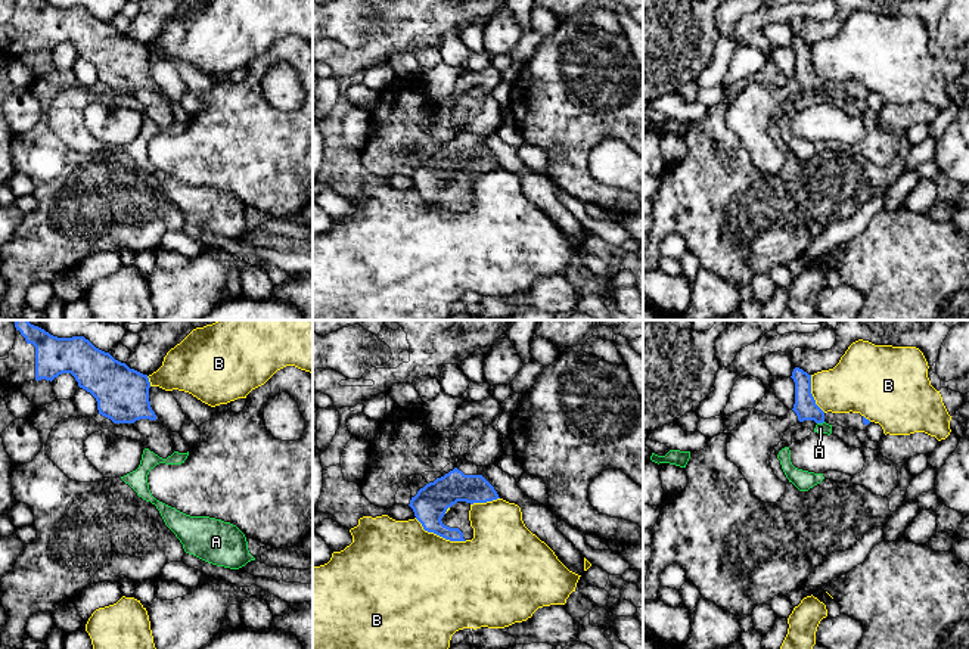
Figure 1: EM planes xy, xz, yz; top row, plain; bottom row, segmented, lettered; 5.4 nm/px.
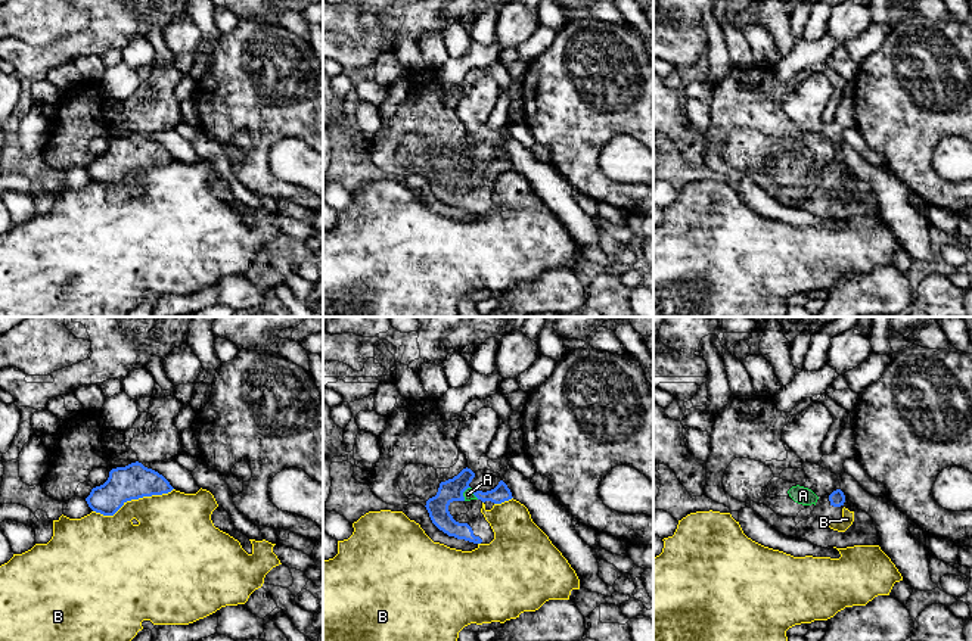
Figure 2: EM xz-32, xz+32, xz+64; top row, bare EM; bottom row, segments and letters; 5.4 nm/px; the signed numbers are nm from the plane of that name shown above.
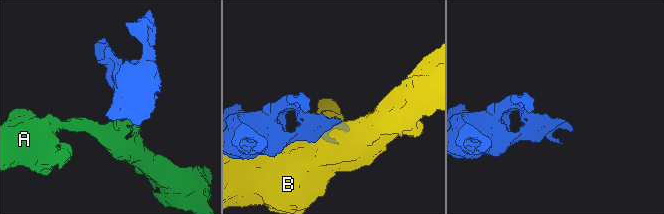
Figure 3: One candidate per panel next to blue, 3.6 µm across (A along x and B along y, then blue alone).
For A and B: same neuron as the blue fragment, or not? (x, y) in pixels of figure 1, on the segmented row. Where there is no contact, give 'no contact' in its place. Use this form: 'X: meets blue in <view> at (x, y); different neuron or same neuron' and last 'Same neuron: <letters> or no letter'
A: meets blue in yz at (820, 422); different neuron
B: meets blue in xz at (440, 536); different neuron
Same neuron: no letter

